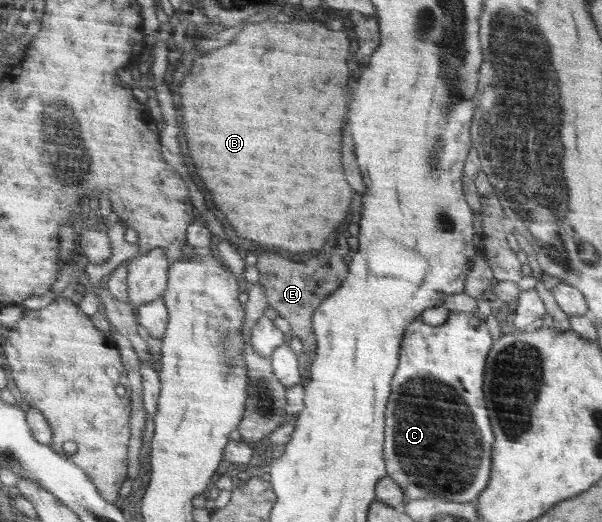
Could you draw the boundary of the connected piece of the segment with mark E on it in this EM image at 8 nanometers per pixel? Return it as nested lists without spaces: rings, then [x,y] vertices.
[[[333,233],[321,251],[309,255],[306,261],[296,263],[285,259],[280,253],[261,253],[255,267],[259,271],[258,284],[263,285],[268,307],[275,309],[291,326],[291,333],[299,337],[303,353],[311,358],[316,353],[316,336],[312,329],[312,317],[319,303],[336,291],[348,275],[348,267],[357,253],[347,245],[341,233]]]

